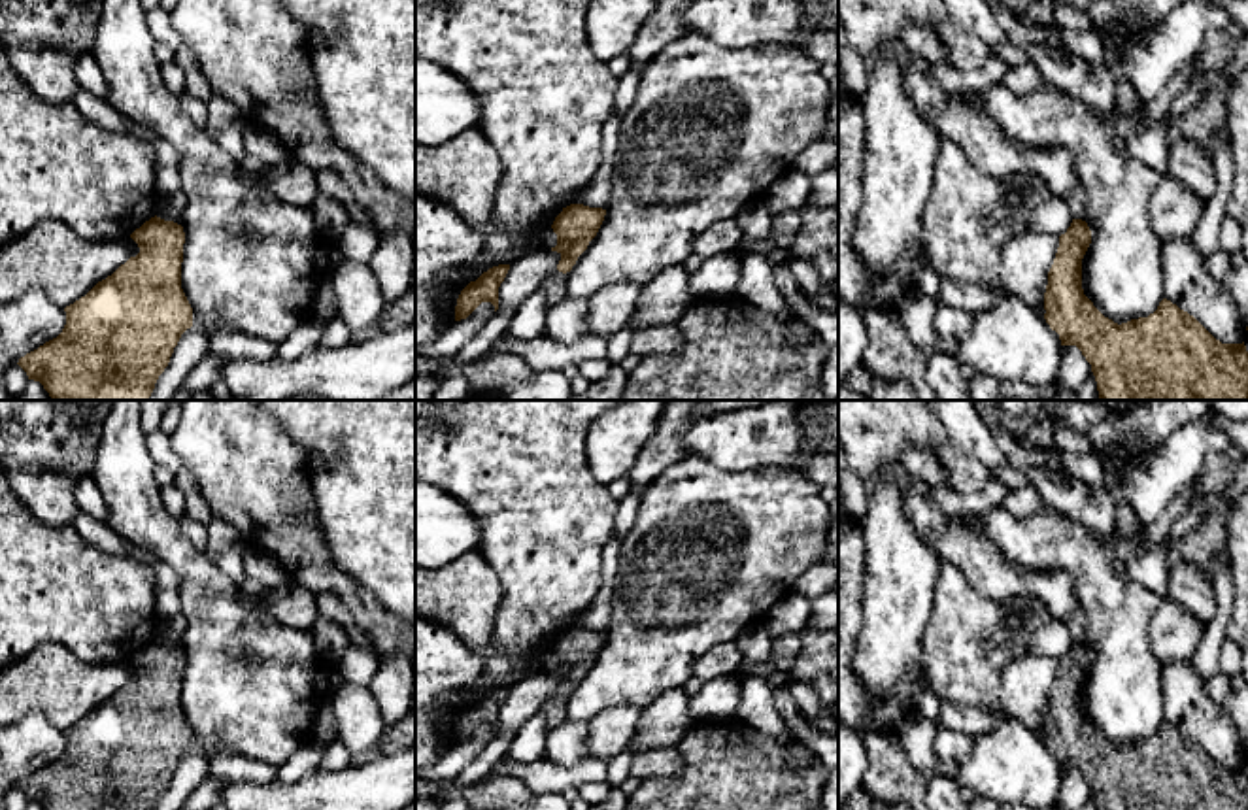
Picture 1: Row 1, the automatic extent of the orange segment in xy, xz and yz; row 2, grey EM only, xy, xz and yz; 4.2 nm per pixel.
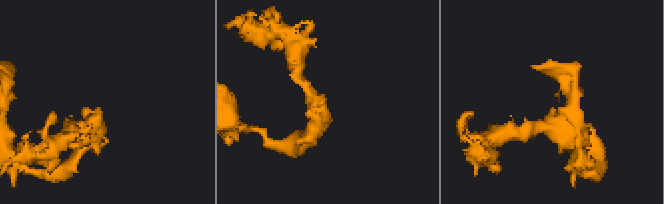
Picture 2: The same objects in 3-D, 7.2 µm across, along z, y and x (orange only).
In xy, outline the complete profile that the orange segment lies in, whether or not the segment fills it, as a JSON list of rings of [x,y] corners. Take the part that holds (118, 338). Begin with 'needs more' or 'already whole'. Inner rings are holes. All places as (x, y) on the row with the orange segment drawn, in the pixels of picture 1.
already whole; [[[155,215],[130,238],[140,253],[66,306],[62,332],[17,363],[53,400],[147,400],[181,334],[193,327],[181,289],[183,227]]]

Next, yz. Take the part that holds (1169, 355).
already whole; [[[1072,219],[1048,272],[1044,293],[1044,319],[1059,334],[1061,346],[1076,346],[1097,381],[1099,400],[1248,400],[1248,351],[1242,344],[1222,344],[1193,315],[1163,298],[1148,317],[1114,323],[1105,317],[1082,289],[1082,259],[1091,244],[1086,221]]]

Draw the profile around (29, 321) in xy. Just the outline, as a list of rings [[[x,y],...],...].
[[[32,289],[0,306],[0,400],[15,400],[4,385],[6,370],[57,338],[64,325],[64,308],[42,289]]]

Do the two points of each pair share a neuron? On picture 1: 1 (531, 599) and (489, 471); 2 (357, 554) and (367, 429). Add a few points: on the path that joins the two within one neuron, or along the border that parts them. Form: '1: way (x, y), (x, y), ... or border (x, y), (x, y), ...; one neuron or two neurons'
1: way (531, 567), (527, 556), (527, 508), (522, 503); one neuron
2: way (367, 523), (367, 459); one neuron

